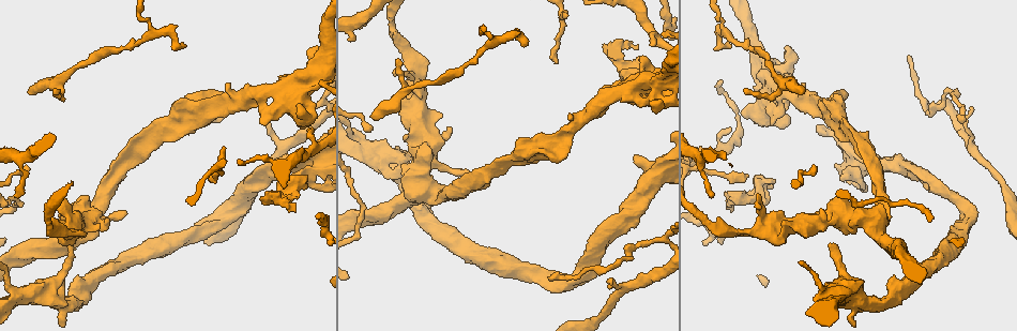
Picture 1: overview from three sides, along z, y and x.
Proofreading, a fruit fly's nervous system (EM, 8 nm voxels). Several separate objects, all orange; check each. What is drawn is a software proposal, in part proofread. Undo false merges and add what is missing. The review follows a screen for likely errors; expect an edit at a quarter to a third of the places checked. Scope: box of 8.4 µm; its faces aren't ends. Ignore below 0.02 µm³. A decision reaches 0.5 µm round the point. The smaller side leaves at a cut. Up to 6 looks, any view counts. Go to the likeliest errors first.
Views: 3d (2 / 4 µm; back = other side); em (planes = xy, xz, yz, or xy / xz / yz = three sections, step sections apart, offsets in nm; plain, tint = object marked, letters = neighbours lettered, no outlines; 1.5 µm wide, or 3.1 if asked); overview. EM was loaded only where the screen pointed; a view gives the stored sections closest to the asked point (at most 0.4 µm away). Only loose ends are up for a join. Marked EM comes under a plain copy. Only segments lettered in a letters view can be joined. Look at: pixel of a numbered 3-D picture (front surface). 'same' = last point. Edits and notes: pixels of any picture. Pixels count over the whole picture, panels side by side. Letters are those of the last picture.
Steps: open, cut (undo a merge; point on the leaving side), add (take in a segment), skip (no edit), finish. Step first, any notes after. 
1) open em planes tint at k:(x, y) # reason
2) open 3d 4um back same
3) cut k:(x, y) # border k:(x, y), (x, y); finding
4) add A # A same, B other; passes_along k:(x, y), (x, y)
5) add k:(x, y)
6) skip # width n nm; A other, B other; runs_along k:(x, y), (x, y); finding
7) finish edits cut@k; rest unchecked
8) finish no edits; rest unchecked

open em yz step 8 letters at 1:(802, 94) # an open end

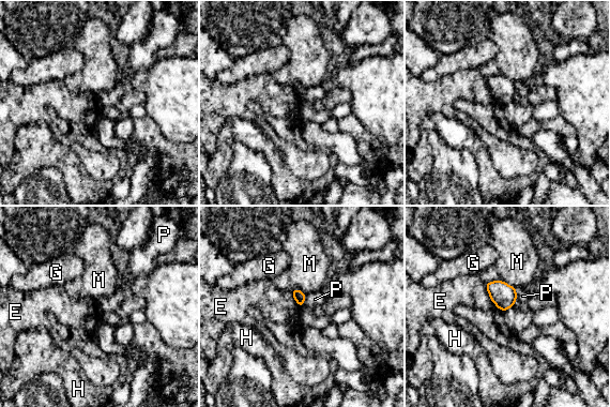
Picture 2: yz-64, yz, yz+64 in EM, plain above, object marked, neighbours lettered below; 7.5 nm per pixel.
open em planes letters same

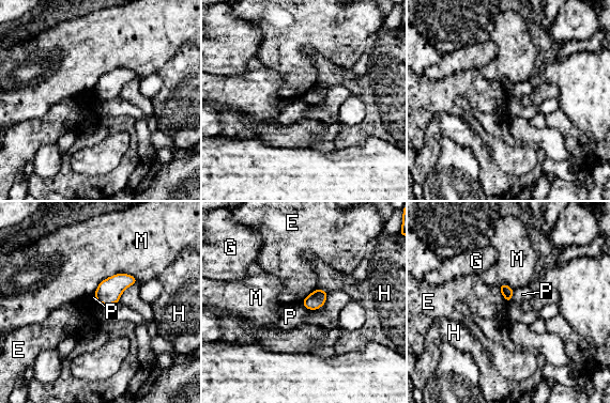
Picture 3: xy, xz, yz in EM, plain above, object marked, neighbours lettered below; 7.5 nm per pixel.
skip # E other, G other, H other, M other, P other; border 3:(514, 290), (509, 300); no lettered segment goes on from it

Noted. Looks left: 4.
open 3d 4um back at 1:(786, 45) # free end

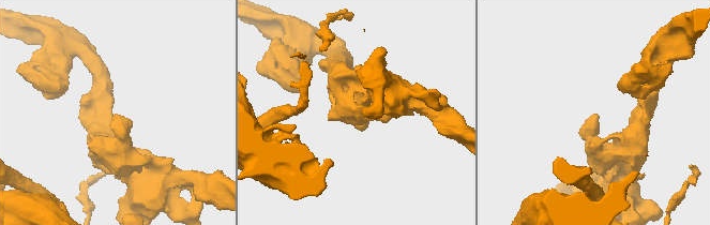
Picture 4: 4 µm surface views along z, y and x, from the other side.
open em planes letters at 4:(115, 115)

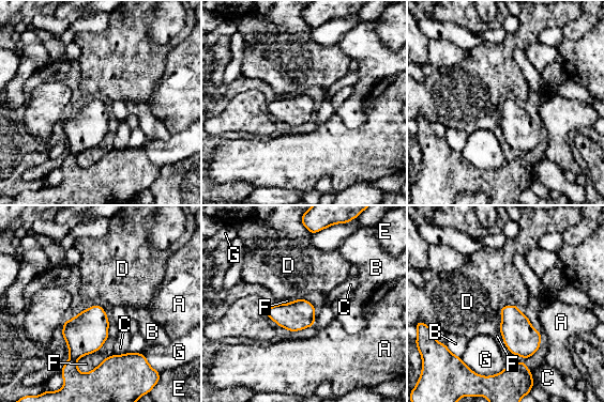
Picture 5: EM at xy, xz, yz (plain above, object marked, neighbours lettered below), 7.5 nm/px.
skip # longest_contact G 360 nm; A other, B other, C other, D other, E other, F other, G other; border 5:(108, 336), (77, 360), (81, 373); none of them fits

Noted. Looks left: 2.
finish no edits; rest unchecked

